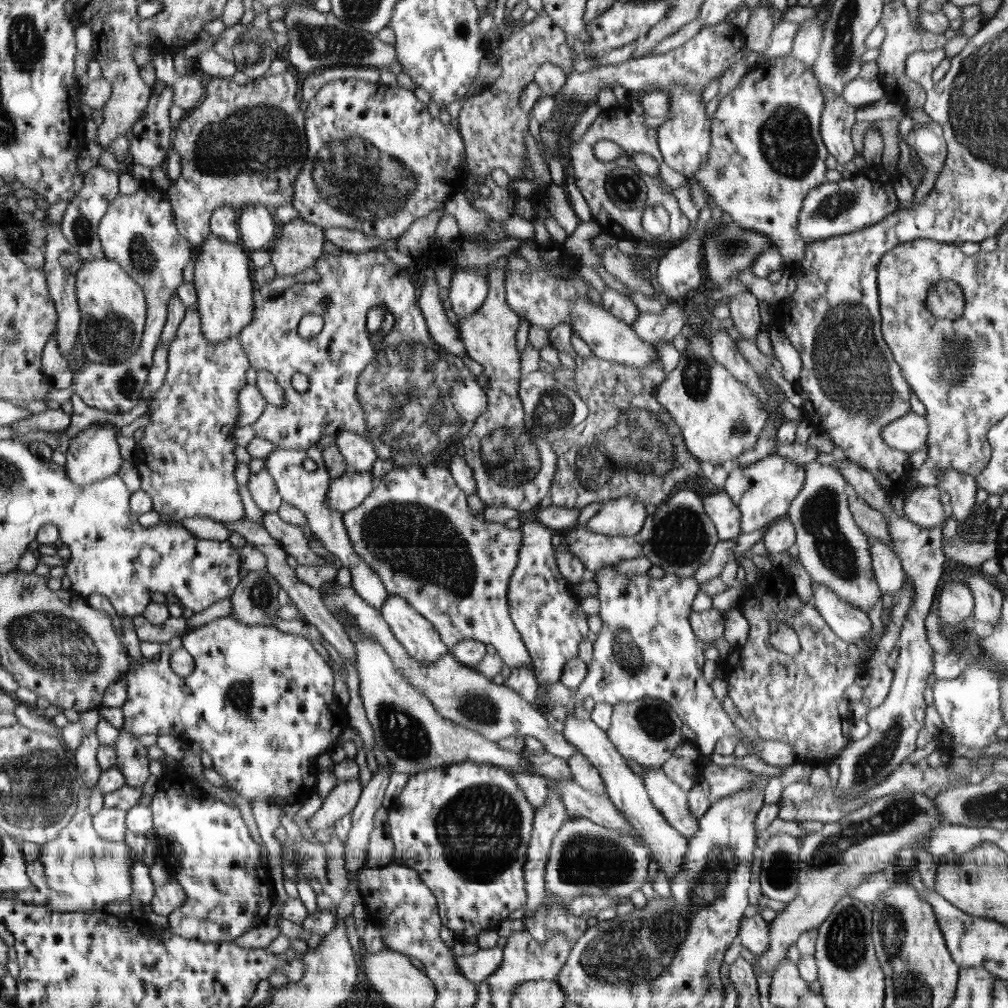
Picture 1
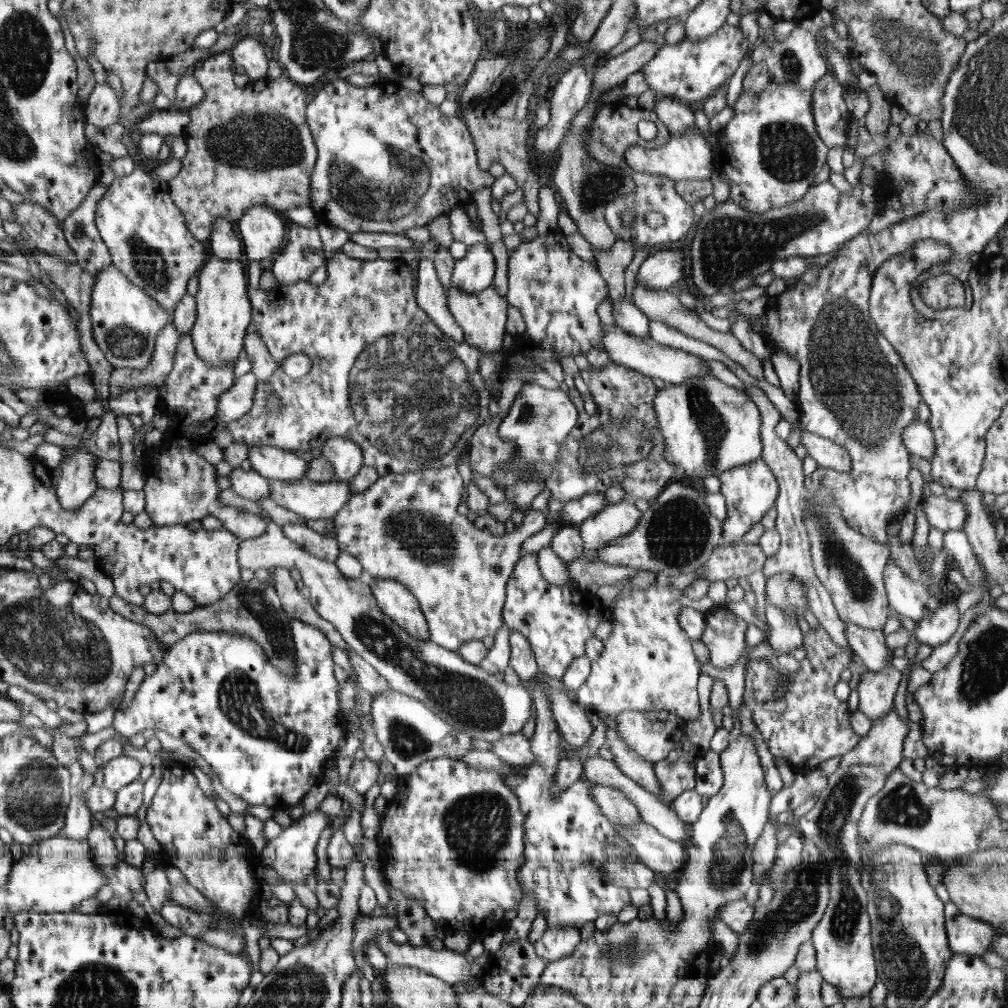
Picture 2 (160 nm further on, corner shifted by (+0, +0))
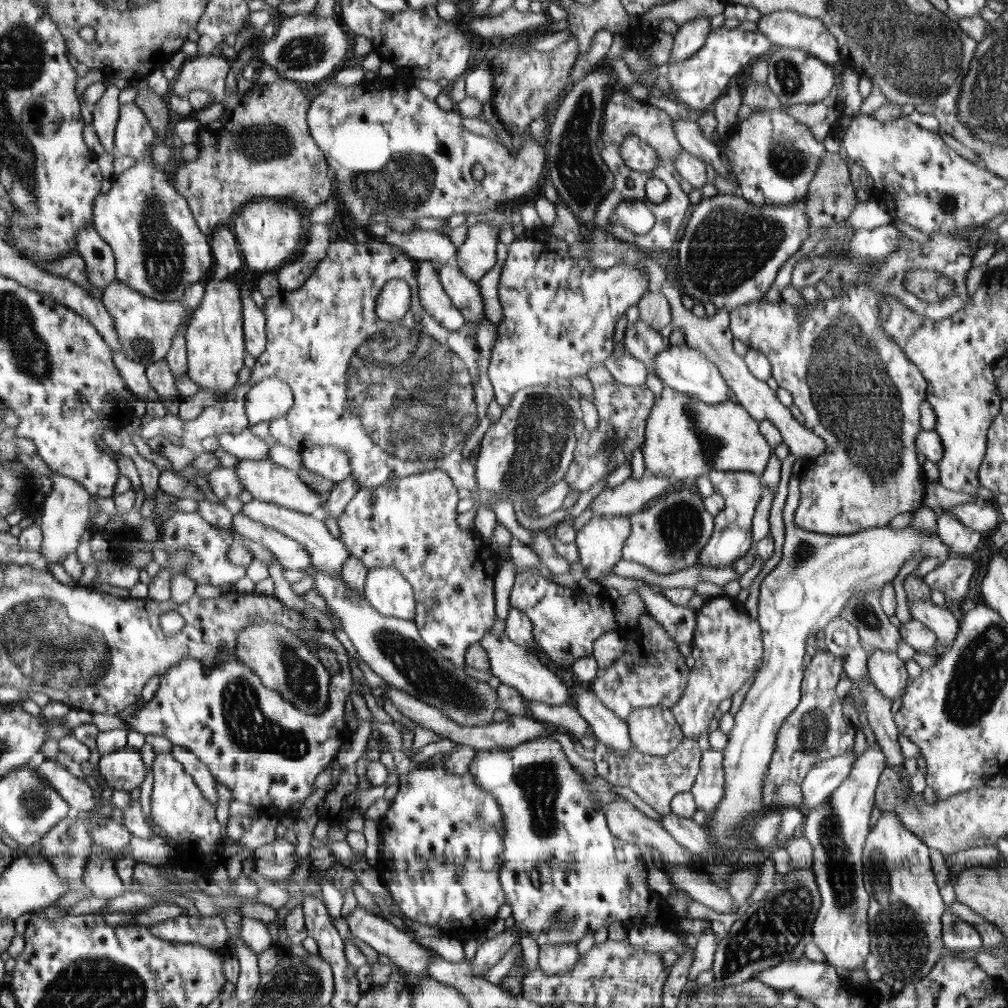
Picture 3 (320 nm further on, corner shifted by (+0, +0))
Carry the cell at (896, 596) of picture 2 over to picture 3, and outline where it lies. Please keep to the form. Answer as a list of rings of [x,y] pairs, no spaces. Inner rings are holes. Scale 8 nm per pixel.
[[[930,599],[910,601],[908,607],[911,618],[923,622],[937,636],[939,644],[950,647],[957,637],[960,625],[958,620],[946,607],[938,607]]]

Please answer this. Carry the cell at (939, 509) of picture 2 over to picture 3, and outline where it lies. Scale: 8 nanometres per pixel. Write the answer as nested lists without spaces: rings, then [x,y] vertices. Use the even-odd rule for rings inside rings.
[[[967,502],[948,508],[956,519],[967,528],[978,533],[989,533],[996,530],[1000,522],[1000,514],[993,503]]]

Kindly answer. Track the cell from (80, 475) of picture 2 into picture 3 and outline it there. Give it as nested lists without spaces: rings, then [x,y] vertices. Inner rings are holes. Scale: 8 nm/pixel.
[[[54,471],[51,478],[54,481],[52,491],[46,495],[43,502],[42,518],[40,518],[40,529],[42,530],[42,546],[39,550],[44,557],[38,565],[47,571],[47,567],[61,564],[69,554],[76,553],[80,546],[80,537],[90,529],[91,517],[91,493],[86,490],[74,478],[62,476]]]

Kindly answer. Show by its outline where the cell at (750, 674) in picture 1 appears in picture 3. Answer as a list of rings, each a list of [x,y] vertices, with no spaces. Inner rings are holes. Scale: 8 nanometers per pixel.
[[[816,650],[818,653],[810,660],[810,665],[804,670],[803,681],[801,682],[801,699],[797,707],[784,719],[782,726],[775,740],[775,747],[769,764],[769,769],[763,778],[764,788],[766,784],[774,783],[774,786],[782,786],[784,782],[801,784],[808,771],[819,762],[834,758],[835,756],[850,751],[854,746],[854,738],[858,731],[842,713],[842,698],[836,693],[836,684],[843,672],[843,665],[840,658],[830,652]]]

